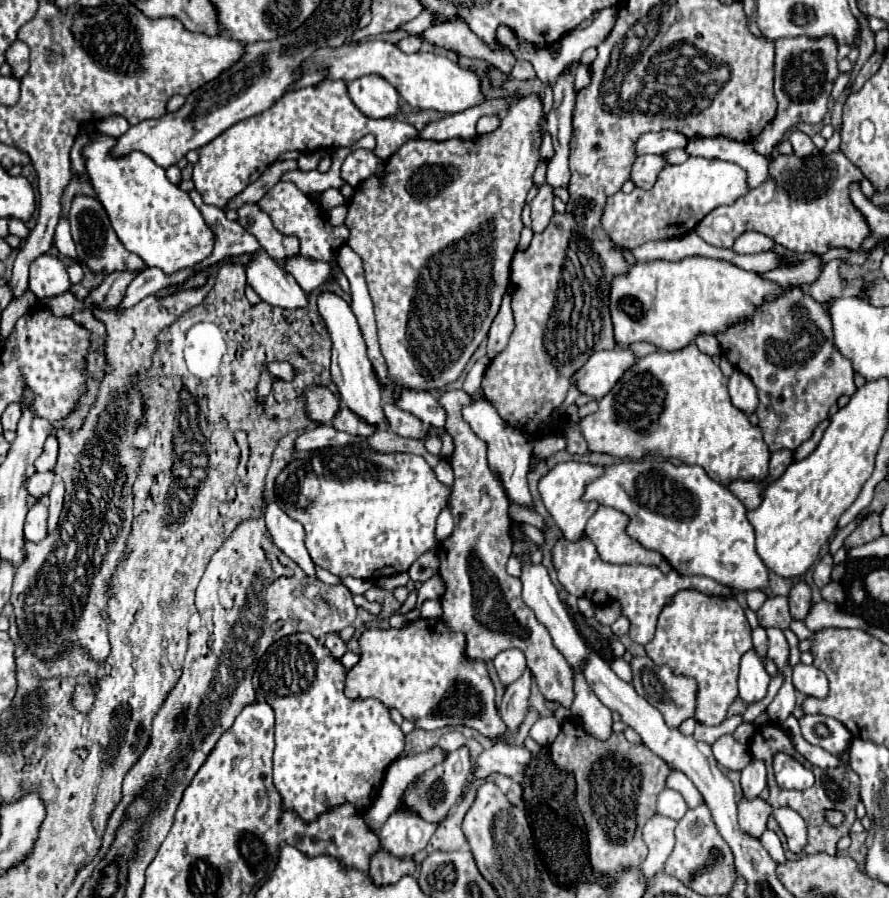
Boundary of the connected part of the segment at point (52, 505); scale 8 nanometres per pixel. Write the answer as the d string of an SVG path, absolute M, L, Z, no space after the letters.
M61 480L55 482L55 486L49 492L49 518L47 518L47 526L49 532L53 532L57 528L59 522L59 514L63 510L63 496L65 496L65 486Z

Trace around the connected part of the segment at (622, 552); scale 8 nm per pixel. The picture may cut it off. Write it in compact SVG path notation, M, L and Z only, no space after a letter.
M599 506L599 510L589 518L583 536L595 544L601 560L605 562L659 566L663 556L659 552L645 550L639 542L629 538L625 534L625 526L625 514L607 506Z

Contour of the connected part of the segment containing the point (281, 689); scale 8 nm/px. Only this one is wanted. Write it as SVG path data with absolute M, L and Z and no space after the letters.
M309 632L289 634L261 656L253 674L253 686L267 704L275 710L275 756L273 756L273 782L283 798L285 810L295 810L305 822L313 822L321 812L343 802L353 802L361 812L369 810L387 766L403 754L405 734L391 720L389 710L377 702L355 702L343 694L347 668L321 646Z

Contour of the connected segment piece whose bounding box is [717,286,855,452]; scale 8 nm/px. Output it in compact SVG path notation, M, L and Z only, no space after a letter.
M789 287L773 302L763 302L757 306L757 314L753 318L743 318L741 322L727 326L721 334L717 334L721 350L725 358L743 374L751 378L759 392L759 428L763 432L763 440L771 452L777 450L795 450L799 444L811 438L813 430L829 416L831 404L837 402L841 394L853 394L853 364L837 352L833 346L833 330L831 320L825 308L813 300L800 287Z

